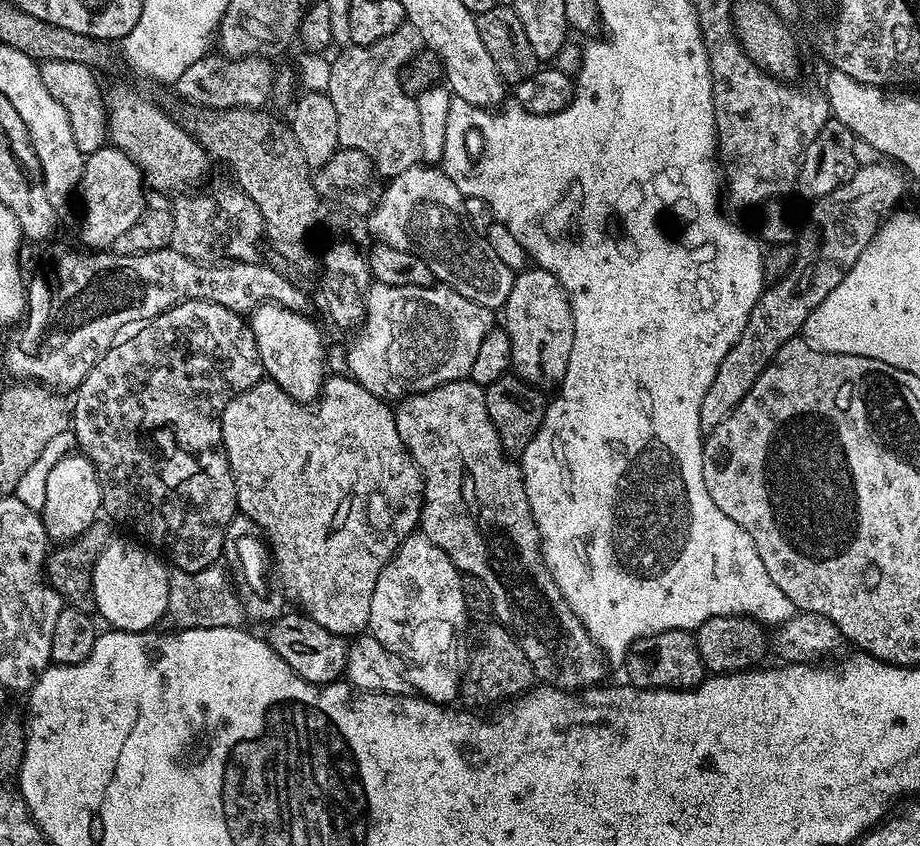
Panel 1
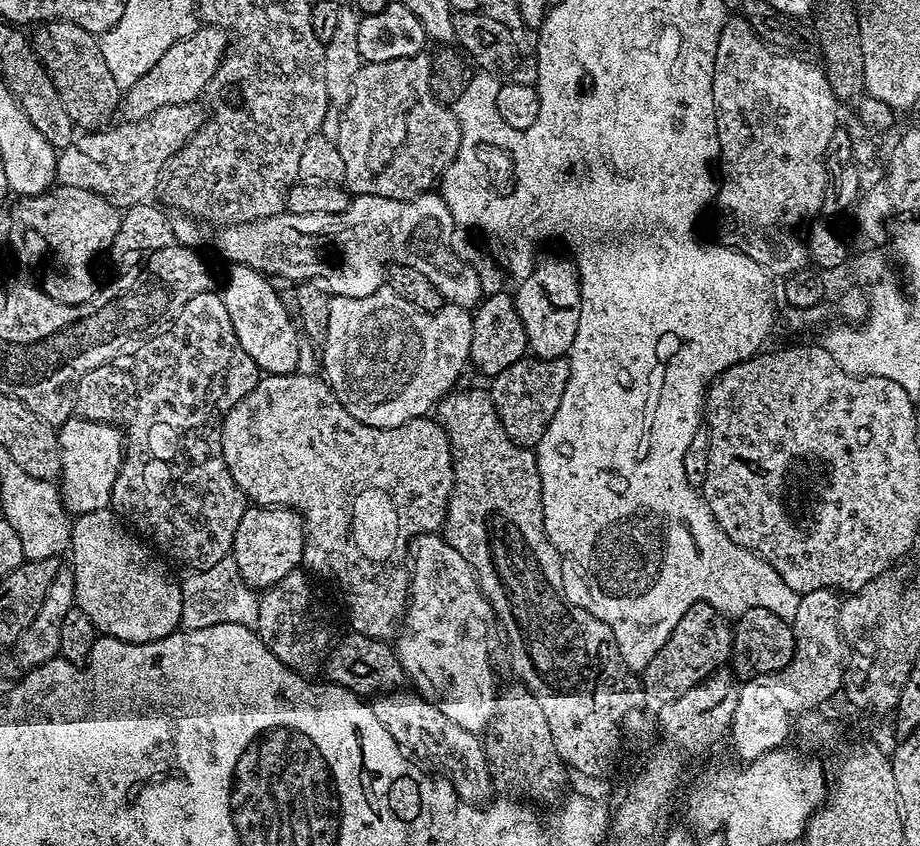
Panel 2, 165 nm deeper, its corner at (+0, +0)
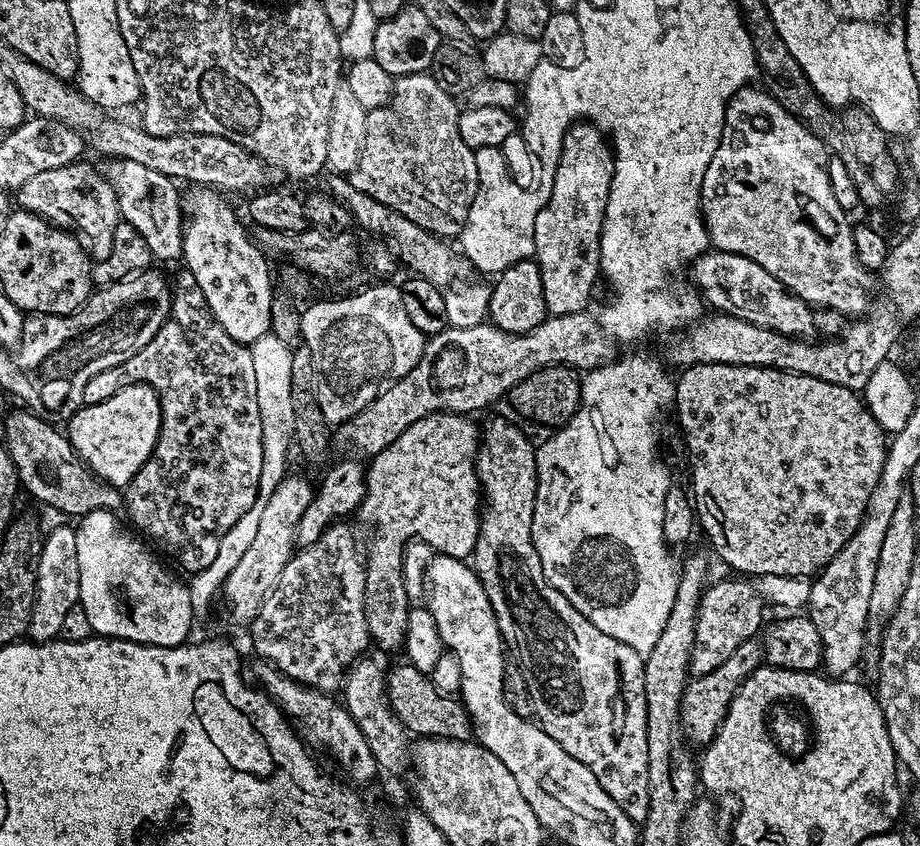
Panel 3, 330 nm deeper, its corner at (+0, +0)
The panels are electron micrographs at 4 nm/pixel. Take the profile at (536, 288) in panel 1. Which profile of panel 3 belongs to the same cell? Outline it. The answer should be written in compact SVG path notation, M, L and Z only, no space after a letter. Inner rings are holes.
M581 122L568 129L562 142L557 173L553 178L553 190L549 200L539 211L534 223L534 259L542 274L542 294L546 294L546 306L554 316L583 312L589 307L588 299L601 279L600 231L606 214L606 202L610 198L610 182L614 178L612 145L595 124Z

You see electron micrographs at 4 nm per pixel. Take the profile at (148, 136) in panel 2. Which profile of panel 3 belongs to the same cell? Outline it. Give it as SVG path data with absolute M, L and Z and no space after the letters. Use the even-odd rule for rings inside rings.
M75 162L58 166L58 170L45 170L43 174L38 174L35 178L22 182L22 186L15 189L14 200L23 211L33 212L35 216L41 216L43 220L56 225L57 228L75 230L81 237L89 236L92 239L92 248L90 244L91 259L93 261L105 260L110 254L110 246L114 242L114 230L122 222L120 207L118 206L116 192L107 179L101 173L99 176L90 165L84 163Z

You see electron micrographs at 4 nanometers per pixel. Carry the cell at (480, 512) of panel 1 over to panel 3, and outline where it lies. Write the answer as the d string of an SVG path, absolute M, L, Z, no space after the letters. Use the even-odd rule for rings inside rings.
M496 416L493 420L488 420L482 424L480 434L480 448L476 451L476 473L480 475L480 487L482 489L482 511L480 513L480 529L478 530L478 542L476 549L470 557L471 563L476 569L486 594L490 598L490 606L496 615L496 621L500 627L500 636L505 645L516 655L515 663L523 669L526 678L526 686L529 687L530 694L534 698L536 707L535 719L566 754L578 758L598 778L602 790L622 806L622 810L632 820L643 822L648 816L648 719L646 718L646 682L644 681L644 656L634 651L626 642L618 642L618 638L610 638L610 634L602 634L594 622L590 622L581 612L574 610L574 606L568 601L560 591L546 578L542 568L542 562L538 558L538 550L534 546L532 537L532 523L534 522L534 502L538 494L538 473L536 472L536 448L528 441L528 436L516 424L511 424L508 420Z

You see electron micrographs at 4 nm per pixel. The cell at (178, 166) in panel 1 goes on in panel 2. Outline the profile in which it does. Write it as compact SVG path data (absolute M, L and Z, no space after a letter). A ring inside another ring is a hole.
M49 20L36 30L30 36L30 47L54 82L54 90L58 92L58 98L62 98L66 114L70 114L77 129L99 129L105 123L103 120L117 111L122 95L106 66L106 58L102 58L99 39L69 20Z

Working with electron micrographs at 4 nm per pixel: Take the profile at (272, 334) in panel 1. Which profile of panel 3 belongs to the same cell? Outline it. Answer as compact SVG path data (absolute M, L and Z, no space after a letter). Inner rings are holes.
M192 186L182 196L187 217L184 225L183 267L194 274L198 290L202 290L216 321L240 344L250 346L258 338L269 335L270 302L274 285L268 260L261 245L248 237L236 212L215 188ZM224 199L224 200L223 200ZM261 252L261 253L260 253Z

